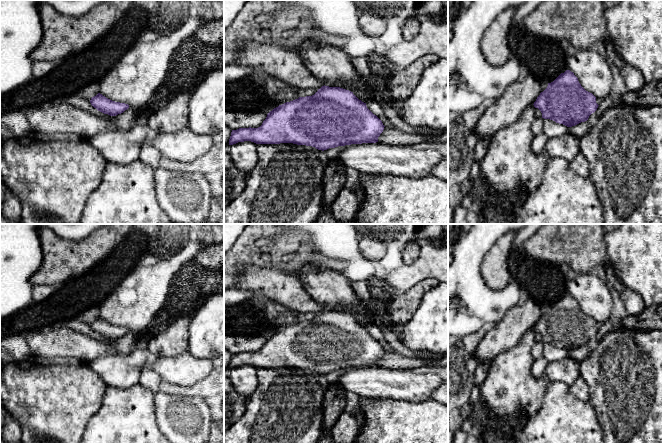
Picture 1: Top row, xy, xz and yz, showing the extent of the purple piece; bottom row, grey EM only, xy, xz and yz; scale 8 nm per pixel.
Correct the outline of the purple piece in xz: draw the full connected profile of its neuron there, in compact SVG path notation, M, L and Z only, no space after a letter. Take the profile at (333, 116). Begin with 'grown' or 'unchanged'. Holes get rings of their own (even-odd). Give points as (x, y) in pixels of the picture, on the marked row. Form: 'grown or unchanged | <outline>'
unchanged | M324 85L312 96L299 97L274 108L258 128L232 130L229 145L244 141L256 144L293 143L324 151L338 146L376 143L384 127L382 121L353 92Z

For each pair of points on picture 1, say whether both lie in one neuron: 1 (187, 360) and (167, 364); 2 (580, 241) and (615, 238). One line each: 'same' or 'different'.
1: same
2: different

